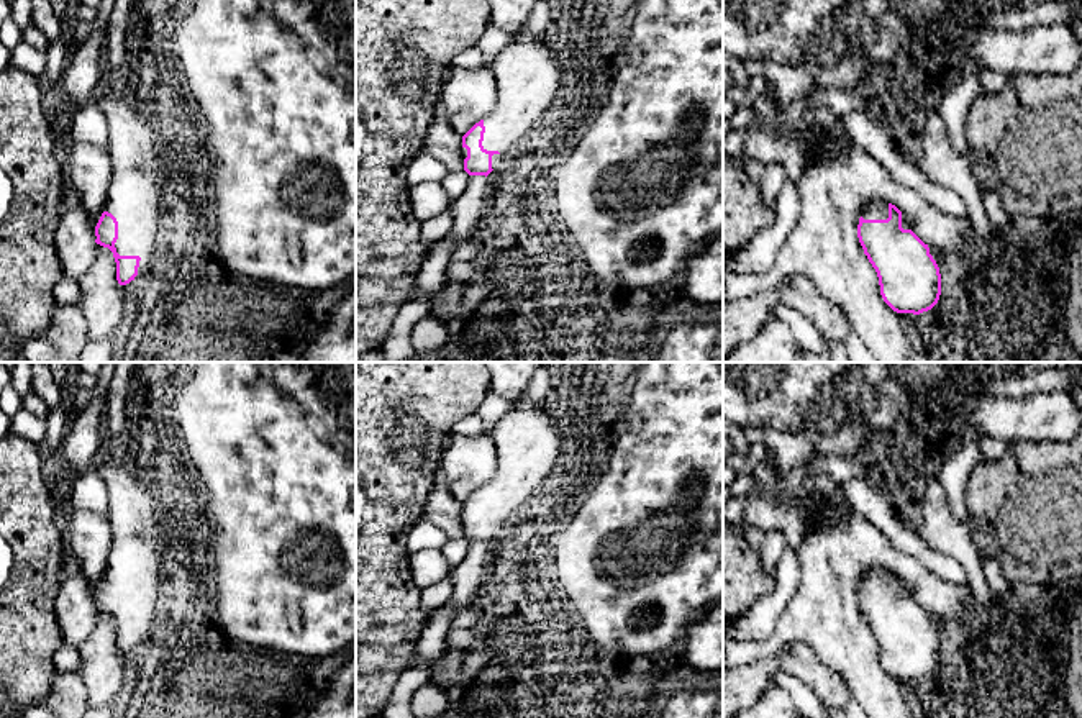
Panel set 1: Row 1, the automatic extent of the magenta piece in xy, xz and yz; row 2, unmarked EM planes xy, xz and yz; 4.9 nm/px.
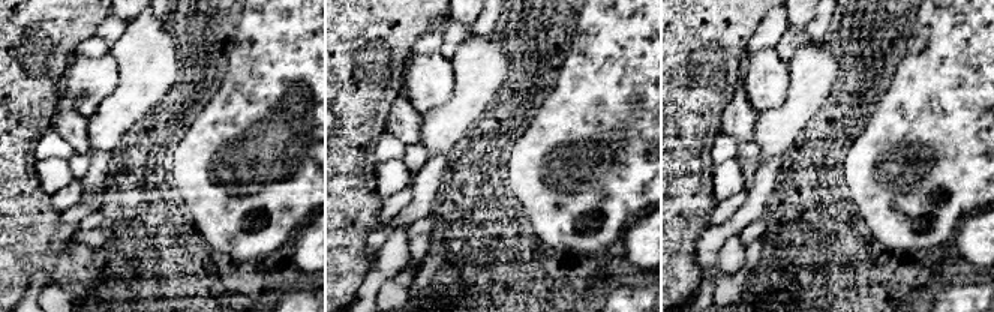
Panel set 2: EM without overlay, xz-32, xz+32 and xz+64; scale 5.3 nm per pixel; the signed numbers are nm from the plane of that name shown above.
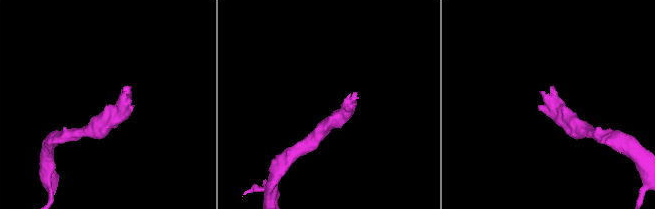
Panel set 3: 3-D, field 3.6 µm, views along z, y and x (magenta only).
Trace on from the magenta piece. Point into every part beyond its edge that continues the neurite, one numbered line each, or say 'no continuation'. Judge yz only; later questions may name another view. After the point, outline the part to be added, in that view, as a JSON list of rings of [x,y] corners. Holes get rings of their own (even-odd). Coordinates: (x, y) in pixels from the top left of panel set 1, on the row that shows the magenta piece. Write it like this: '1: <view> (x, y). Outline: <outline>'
1: yz (876, 210). Outline: [[[880,198],[867,203],[864,208],[862,218],[864,220],[887,220],[889,218],[889,203]]]

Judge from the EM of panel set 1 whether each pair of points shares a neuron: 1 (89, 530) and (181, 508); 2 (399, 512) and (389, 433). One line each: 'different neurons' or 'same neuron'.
1: different neurons
2: same neuron

